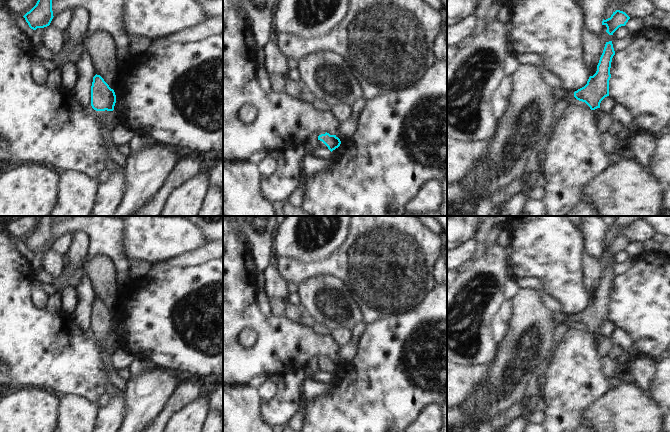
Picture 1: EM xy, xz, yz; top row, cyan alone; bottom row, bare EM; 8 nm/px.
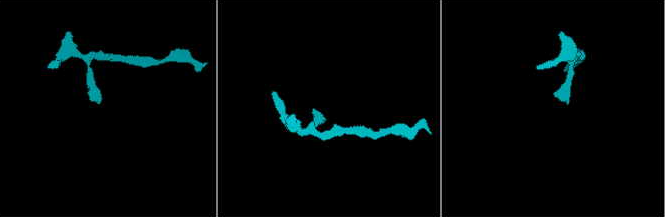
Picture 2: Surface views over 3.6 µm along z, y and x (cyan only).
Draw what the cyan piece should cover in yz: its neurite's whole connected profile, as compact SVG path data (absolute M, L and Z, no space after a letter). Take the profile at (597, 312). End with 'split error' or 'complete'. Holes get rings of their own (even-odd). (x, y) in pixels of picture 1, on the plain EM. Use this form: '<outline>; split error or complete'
M612 265L606 266L603 277L597 289L597 295L590 300L587 308L574 316L574 321L585 326L598 344L597 337L601 335L601 325L609 320L609 304L612 282L615 279Z; split error

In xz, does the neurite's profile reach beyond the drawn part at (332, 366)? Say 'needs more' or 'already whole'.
needs more

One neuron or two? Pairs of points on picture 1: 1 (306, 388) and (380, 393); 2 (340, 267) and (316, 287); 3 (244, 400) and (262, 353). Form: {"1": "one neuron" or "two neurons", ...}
{"1": "two neurons", "2": "two neurons", "3": "two neurons"}

